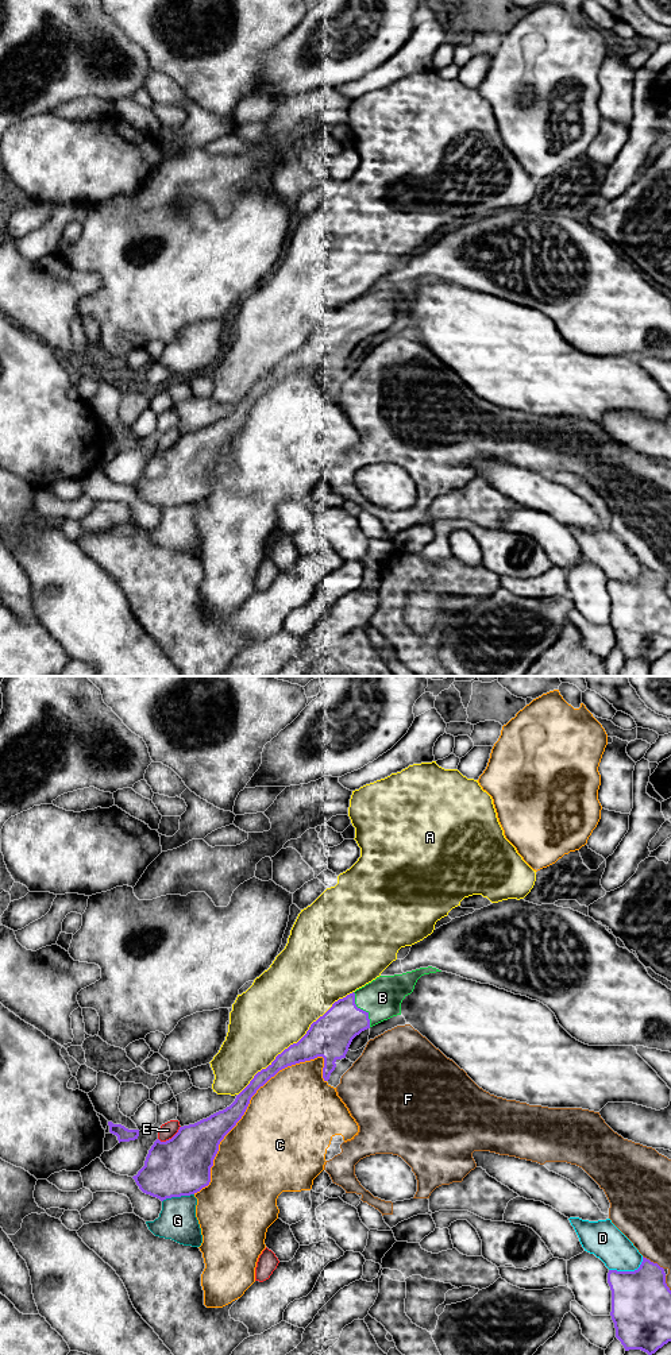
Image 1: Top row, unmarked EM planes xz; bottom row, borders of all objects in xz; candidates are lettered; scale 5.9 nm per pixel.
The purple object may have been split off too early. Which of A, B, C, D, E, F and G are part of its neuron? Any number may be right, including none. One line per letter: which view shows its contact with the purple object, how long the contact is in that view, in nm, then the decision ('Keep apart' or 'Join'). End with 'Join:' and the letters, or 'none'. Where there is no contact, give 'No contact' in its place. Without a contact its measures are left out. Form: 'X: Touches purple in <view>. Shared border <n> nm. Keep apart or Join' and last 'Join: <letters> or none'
A: Touches purple in xz. Shared border 950 nm. Keep apart
B: Touches purple in xz. Shared border 240 nm. Join
C: Touches purple in xz. Shared border 1100 nm. Keep apart
D: Touches purple in xz. Shared border 220 nm. Keep apart
E: Touches purple in xz. Shared border 160 nm. Keep apart
F: Touches purple in xz. Shared border 150 nm. Keep apart
G: Touches purple in xz. Shared border 200 nm. Keep apart
Join: B

